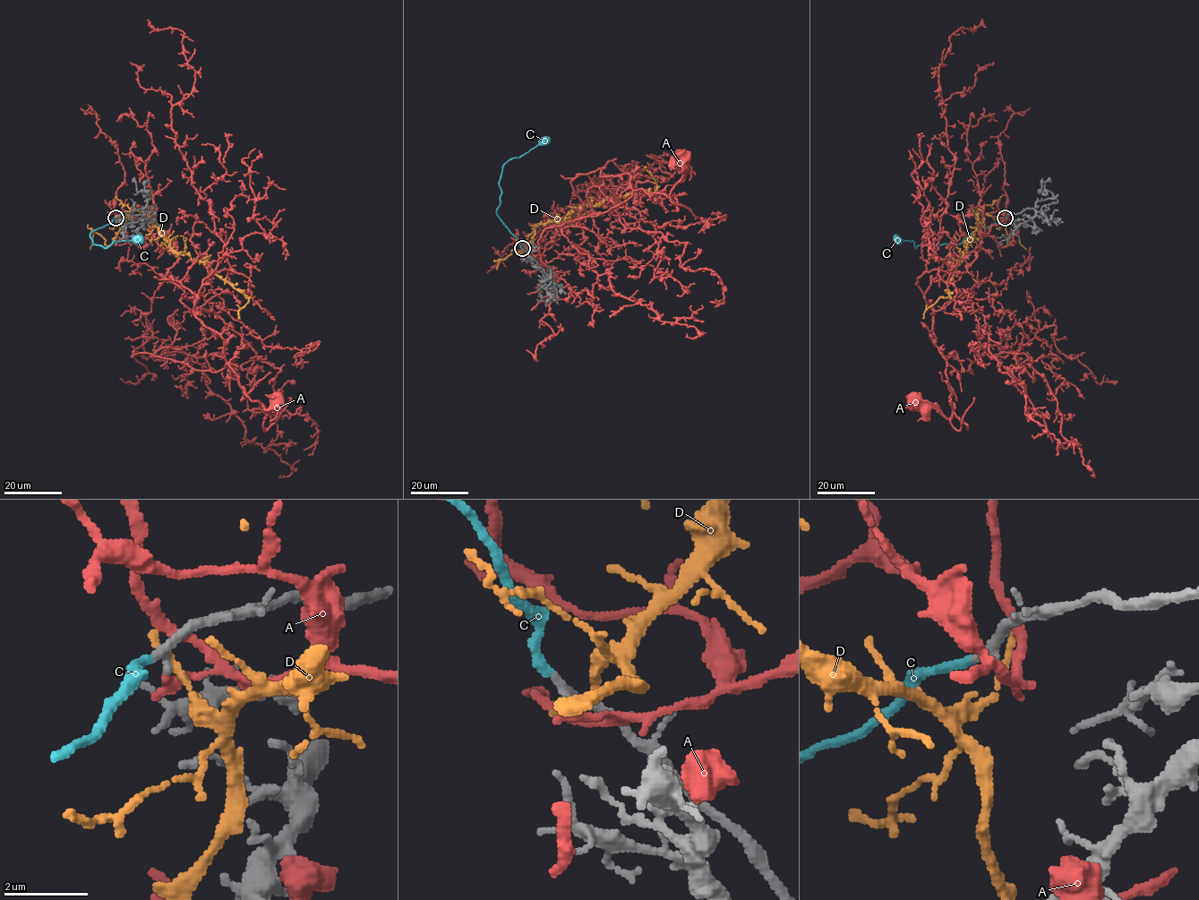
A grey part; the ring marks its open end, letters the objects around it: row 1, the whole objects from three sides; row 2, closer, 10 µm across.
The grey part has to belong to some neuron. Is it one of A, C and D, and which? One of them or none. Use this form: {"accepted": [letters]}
{"accepted": ["C"]}

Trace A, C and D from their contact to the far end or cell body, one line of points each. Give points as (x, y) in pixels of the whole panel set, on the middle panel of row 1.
A: (523, 250), (548, 249), (578, 217), (571, 182), (580, 175), (627, 173), (633, 190), (668, 197), (685, 158)
C: (522, 248), (497, 215), (501, 191), (499, 181), (506, 163), (543, 141)
D: (523, 250), (538, 224), (561, 222), (583, 206), (598, 206), (641, 191), (654, 192), (656, 183), (646, 167)

